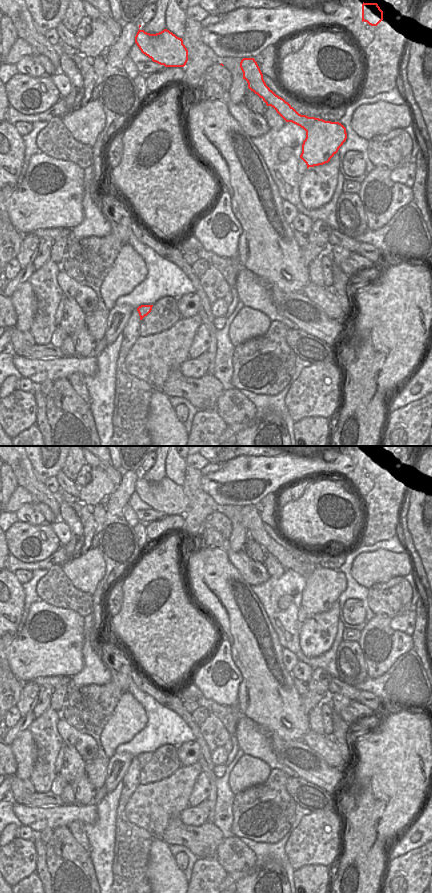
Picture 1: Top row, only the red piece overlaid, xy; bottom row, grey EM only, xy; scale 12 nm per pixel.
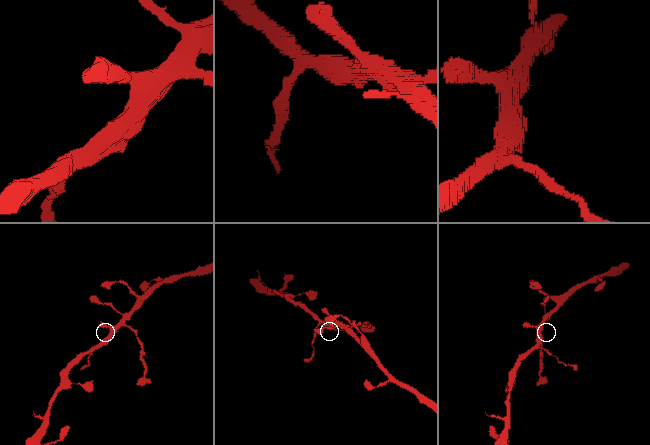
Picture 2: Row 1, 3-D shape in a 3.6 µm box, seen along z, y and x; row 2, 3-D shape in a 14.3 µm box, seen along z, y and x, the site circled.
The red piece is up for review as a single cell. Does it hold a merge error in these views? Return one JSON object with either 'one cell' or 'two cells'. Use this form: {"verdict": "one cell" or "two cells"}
{"verdict": "one cell"}

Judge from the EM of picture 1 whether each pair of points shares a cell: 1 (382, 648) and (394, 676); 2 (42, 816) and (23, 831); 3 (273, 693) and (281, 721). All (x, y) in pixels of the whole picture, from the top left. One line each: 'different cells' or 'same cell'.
1: different cells
2: different cells
3: same cell

